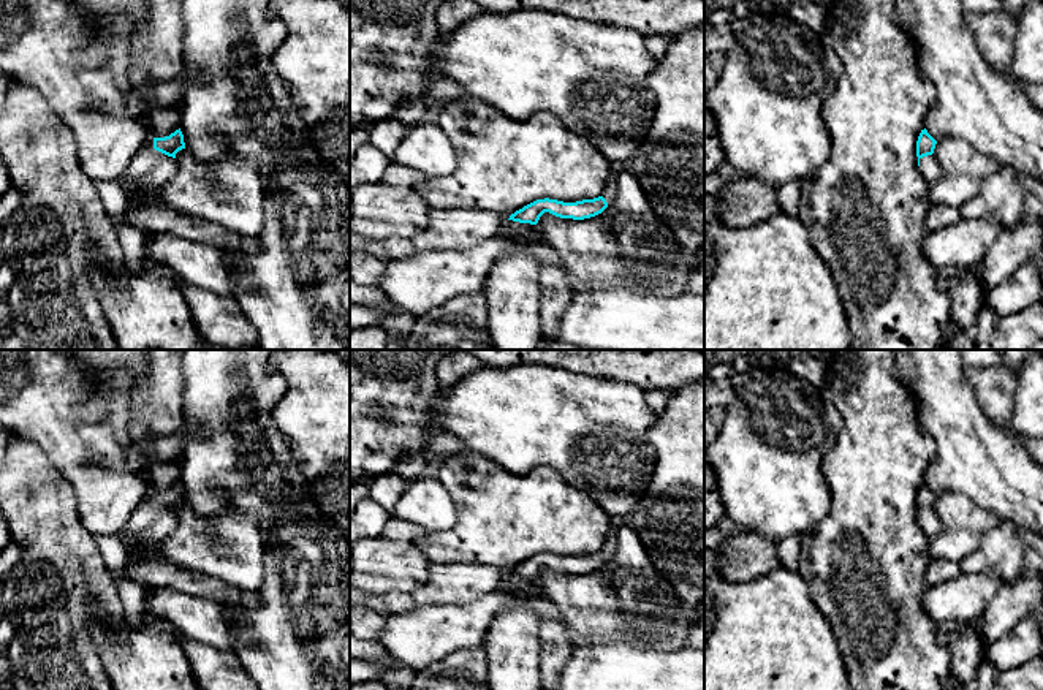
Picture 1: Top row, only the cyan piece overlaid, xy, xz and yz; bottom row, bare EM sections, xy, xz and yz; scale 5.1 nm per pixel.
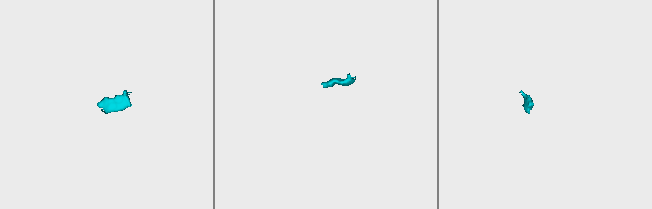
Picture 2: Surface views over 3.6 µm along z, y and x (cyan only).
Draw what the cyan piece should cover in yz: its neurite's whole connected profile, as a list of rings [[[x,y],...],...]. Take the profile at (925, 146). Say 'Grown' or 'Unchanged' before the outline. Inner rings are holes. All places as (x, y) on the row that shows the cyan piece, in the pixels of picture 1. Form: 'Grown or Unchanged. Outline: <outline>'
Grown. Outline: [[[921,130],[916,141],[916,157],[921,174],[929,185],[935,184],[942,174],[940,166],[934,157],[935,144],[937,141],[927,133],[927,130]]]

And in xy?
Grown. Outline: [[[180,128],[165,138],[150,138],[117,179],[125,195],[136,198],[163,188],[177,172],[174,158],[182,149],[185,142]]]

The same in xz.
Grown. Outline: [[[611,171],[603,193],[594,199],[563,203],[557,199],[537,199],[510,215],[508,220],[537,225],[544,212],[560,218],[584,220],[601,214],[617,195],[617,174]]]

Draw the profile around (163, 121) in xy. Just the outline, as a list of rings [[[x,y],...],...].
[[[152,108],[150,109],[150,138],[165,138],[180,128],[180,108]]]

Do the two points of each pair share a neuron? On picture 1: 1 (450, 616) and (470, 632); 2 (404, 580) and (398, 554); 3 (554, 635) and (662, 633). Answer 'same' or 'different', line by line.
1: same
2: same
3: different

